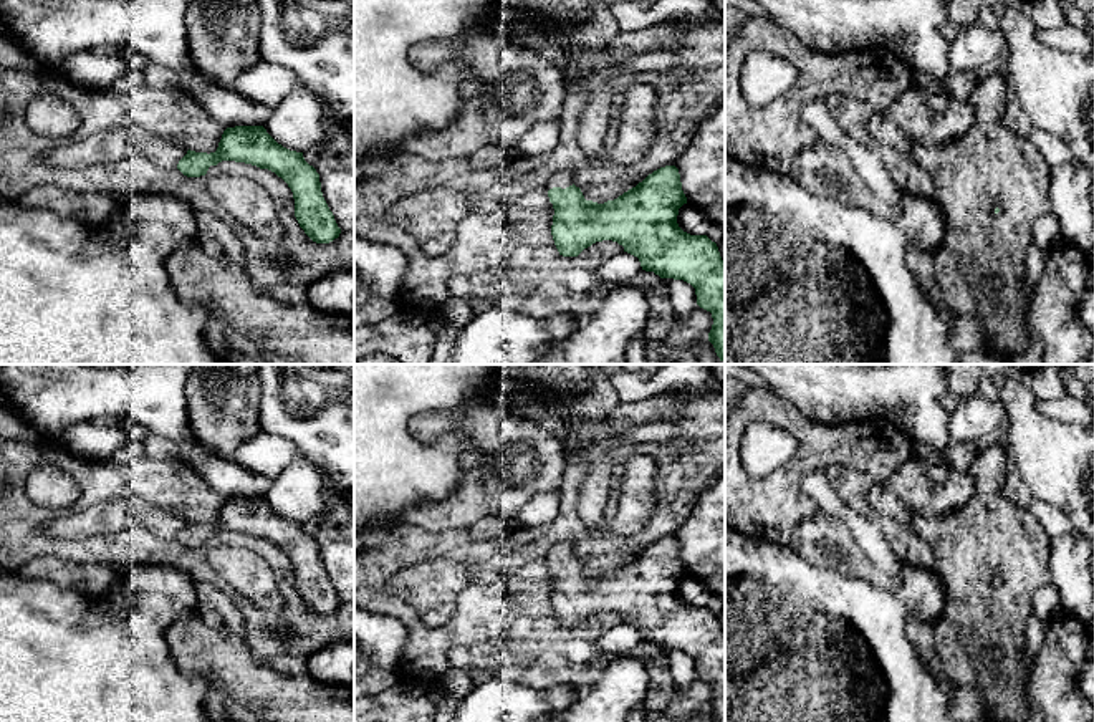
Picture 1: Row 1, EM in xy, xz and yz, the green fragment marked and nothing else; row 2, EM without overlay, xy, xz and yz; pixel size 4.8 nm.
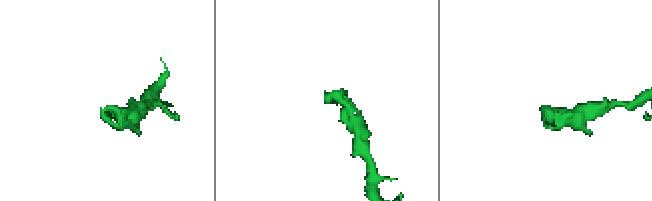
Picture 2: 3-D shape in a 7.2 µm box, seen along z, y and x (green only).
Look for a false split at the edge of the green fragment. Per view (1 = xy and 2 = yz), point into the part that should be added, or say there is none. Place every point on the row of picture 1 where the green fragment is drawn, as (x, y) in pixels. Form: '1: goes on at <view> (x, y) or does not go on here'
1: does not go on here
2: does not go on here

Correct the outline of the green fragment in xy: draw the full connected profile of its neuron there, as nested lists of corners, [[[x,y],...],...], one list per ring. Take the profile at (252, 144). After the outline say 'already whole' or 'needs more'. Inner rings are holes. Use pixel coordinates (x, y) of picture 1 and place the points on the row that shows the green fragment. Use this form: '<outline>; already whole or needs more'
[[[263,126],[227,128],[215,152],[189,149],[177,169],[187,177],[200,177],[222,161],[245,162],[275,172],[293,192],[295,217],[305,233],[316,243],[329,243],[339,237],[341,229],[323,197],[316,169],[305,161],[303,152],[278,144]]]; already whole

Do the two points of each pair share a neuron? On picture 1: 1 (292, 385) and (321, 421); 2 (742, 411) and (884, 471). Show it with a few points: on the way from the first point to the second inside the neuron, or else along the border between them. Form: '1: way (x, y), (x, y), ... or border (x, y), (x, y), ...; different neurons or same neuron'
1: way (303, 385), (326, 409); same neuron
2: way (780, 413), (818, 442), (854, 442); same neuron

